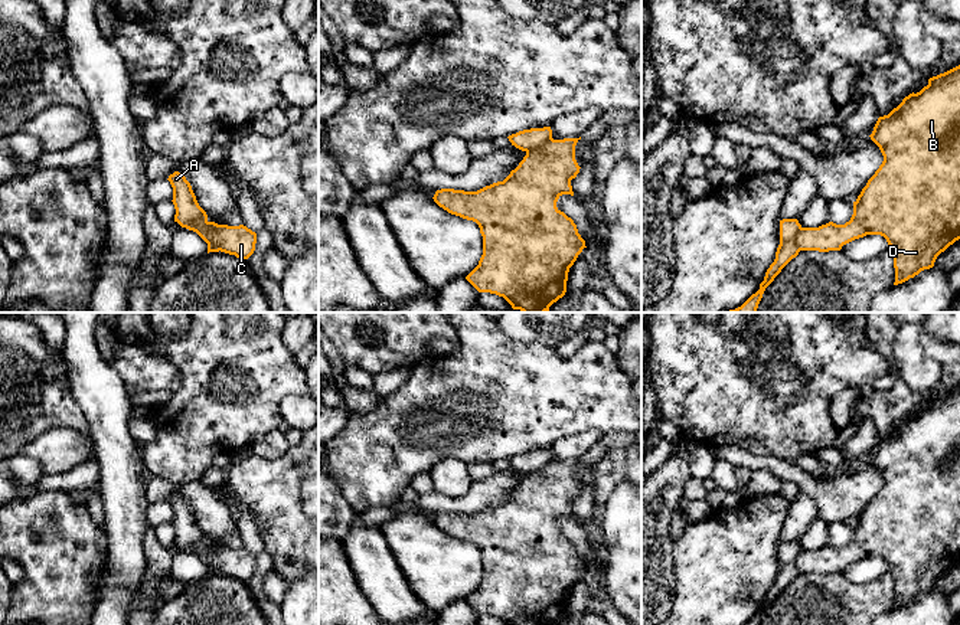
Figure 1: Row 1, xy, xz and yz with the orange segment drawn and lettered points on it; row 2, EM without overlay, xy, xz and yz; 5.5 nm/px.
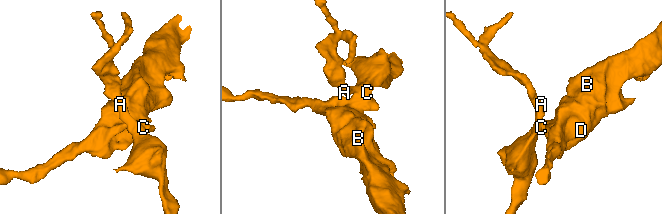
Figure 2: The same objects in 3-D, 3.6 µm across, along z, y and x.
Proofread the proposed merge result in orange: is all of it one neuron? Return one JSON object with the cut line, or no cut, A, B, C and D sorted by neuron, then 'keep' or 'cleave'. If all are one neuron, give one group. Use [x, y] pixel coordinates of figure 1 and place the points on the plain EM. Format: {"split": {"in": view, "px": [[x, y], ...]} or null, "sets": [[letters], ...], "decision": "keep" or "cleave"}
{"split": {"in": "xy", "px": [[219, 547], [211, 558], [211, 565], [218, 572]]}, "sets": [["A"], ["B", "C", "D"]], "decision": "cleave"}

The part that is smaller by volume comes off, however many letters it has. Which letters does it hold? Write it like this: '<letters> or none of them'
A

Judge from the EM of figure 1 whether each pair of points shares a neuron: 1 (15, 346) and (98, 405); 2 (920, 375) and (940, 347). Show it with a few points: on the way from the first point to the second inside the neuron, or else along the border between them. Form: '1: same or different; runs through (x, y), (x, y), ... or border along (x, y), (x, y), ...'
1: different; border along (61, 350), (69, 392), (82, 414)
2: different; border along (921, 333), (940, 365), (924, 390)

